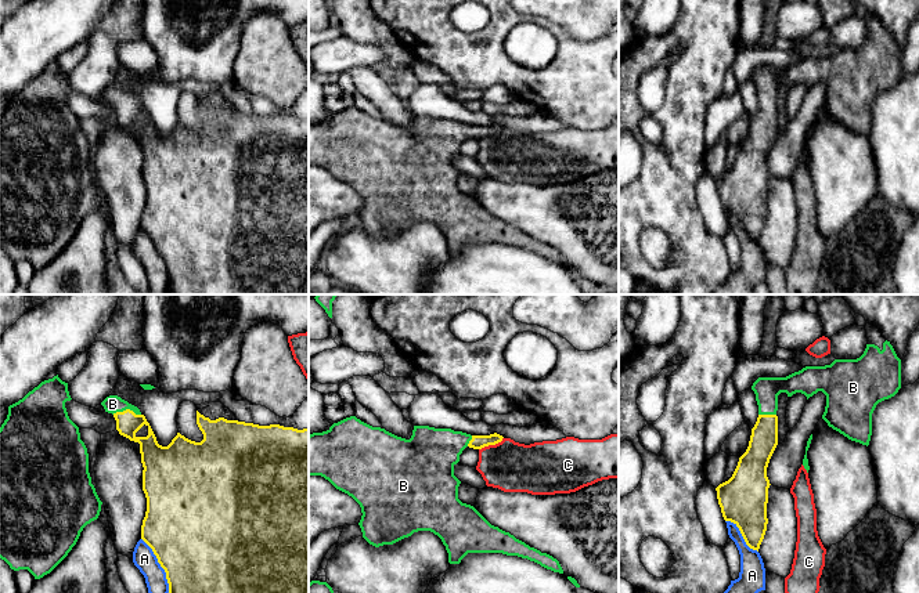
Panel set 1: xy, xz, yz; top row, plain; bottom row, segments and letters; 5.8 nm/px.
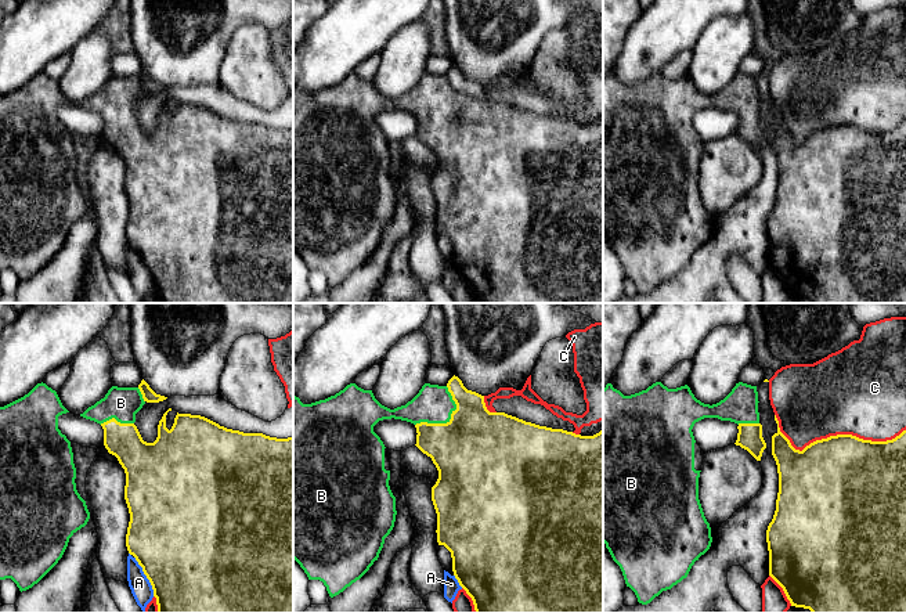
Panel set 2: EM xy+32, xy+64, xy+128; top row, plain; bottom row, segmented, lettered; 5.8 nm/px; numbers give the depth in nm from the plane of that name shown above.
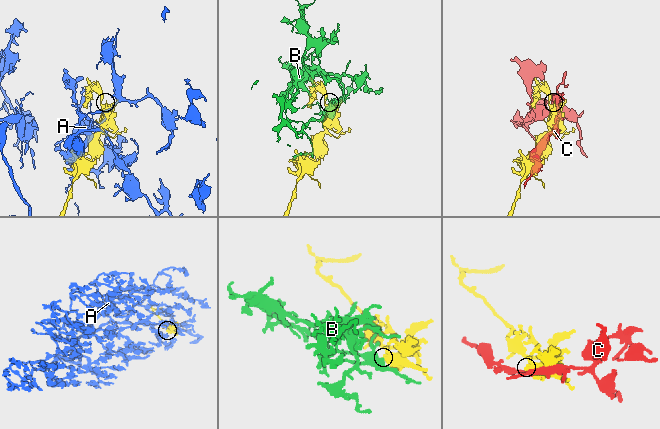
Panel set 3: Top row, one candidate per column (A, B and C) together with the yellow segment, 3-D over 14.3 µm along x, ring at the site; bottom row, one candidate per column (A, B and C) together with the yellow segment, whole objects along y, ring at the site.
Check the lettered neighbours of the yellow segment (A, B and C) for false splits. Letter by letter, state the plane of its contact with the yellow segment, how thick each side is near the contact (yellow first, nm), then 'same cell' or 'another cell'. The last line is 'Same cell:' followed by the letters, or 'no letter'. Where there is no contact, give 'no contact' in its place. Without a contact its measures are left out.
A: contact in xy; calibres 500 and 130 nm; another cell
B: contact in xy; calibres 140 and 110 nm; same cell
C: contact in xz; calibres 80 and 300 nm; another cell
Same cell: B

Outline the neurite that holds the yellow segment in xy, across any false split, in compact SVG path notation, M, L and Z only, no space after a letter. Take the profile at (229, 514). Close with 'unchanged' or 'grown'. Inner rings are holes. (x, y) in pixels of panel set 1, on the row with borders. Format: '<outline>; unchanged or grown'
M118 395L107 397L101 405L105 412L113 415L119 434L140 444L144 467L143 491L147 498L141 539L152 549L165 570L169 593L309 593L309 429L298 430L280 424L259 426L224 417L210 420L197 411L197 424L203 440L195 442L177 433L167 446L162 446L137 406Z; grown

